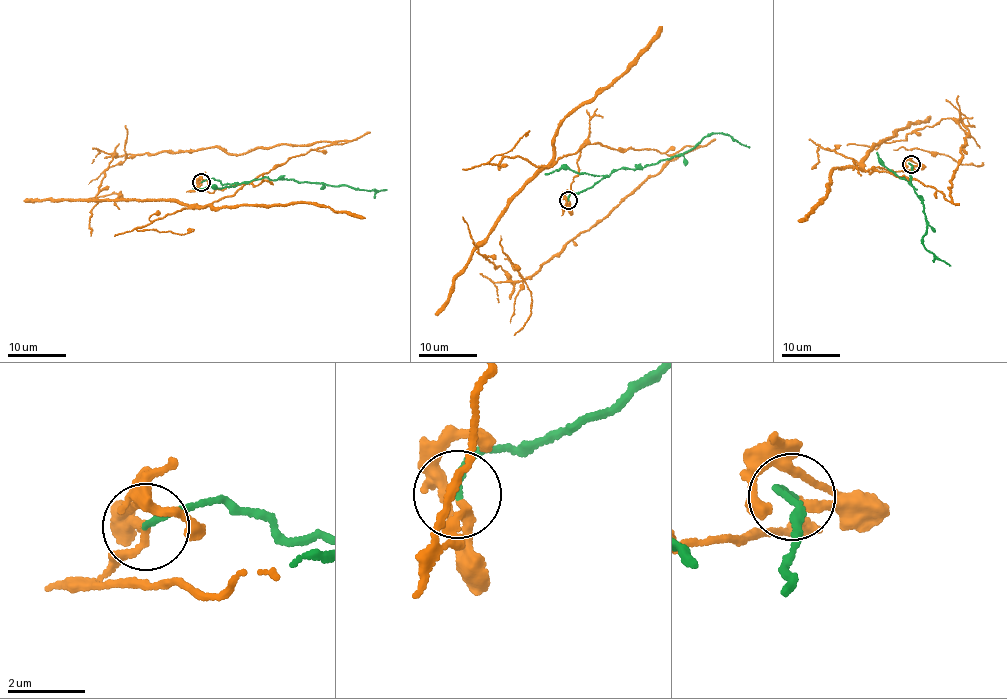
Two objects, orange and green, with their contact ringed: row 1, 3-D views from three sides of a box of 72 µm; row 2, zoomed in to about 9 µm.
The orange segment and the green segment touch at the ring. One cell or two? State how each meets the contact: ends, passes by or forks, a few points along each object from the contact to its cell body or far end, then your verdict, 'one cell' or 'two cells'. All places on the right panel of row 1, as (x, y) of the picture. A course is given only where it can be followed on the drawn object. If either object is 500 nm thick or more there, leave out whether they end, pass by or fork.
orange passes by; green ends there; orange runs (912, 164), (873, 167), (951, 200), (947, 187), (969, 132), (945, 118), (876, 148), (846, 145); green runs (910, 164), (912, 186), (923, 201), (923, 212), (929, 223), (922, 244), (951, 265); two cells

